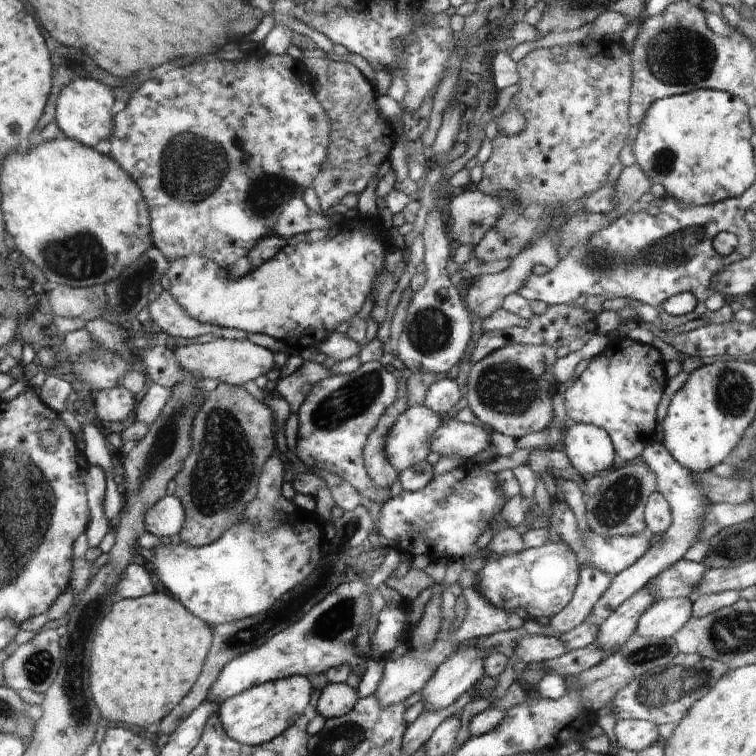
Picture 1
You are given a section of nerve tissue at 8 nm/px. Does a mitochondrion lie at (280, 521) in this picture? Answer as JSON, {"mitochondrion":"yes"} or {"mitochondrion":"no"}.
{"mitochondrion":"no"}

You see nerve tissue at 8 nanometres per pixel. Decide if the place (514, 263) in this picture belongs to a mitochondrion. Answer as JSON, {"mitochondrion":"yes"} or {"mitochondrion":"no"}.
{"mitochondrion":"no"}

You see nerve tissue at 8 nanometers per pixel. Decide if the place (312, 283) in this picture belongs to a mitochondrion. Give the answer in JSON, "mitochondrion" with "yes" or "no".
{"mitochondrion":"no"}

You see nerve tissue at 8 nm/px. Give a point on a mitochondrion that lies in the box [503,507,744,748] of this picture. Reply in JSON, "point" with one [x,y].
{"point":[676,682]}

